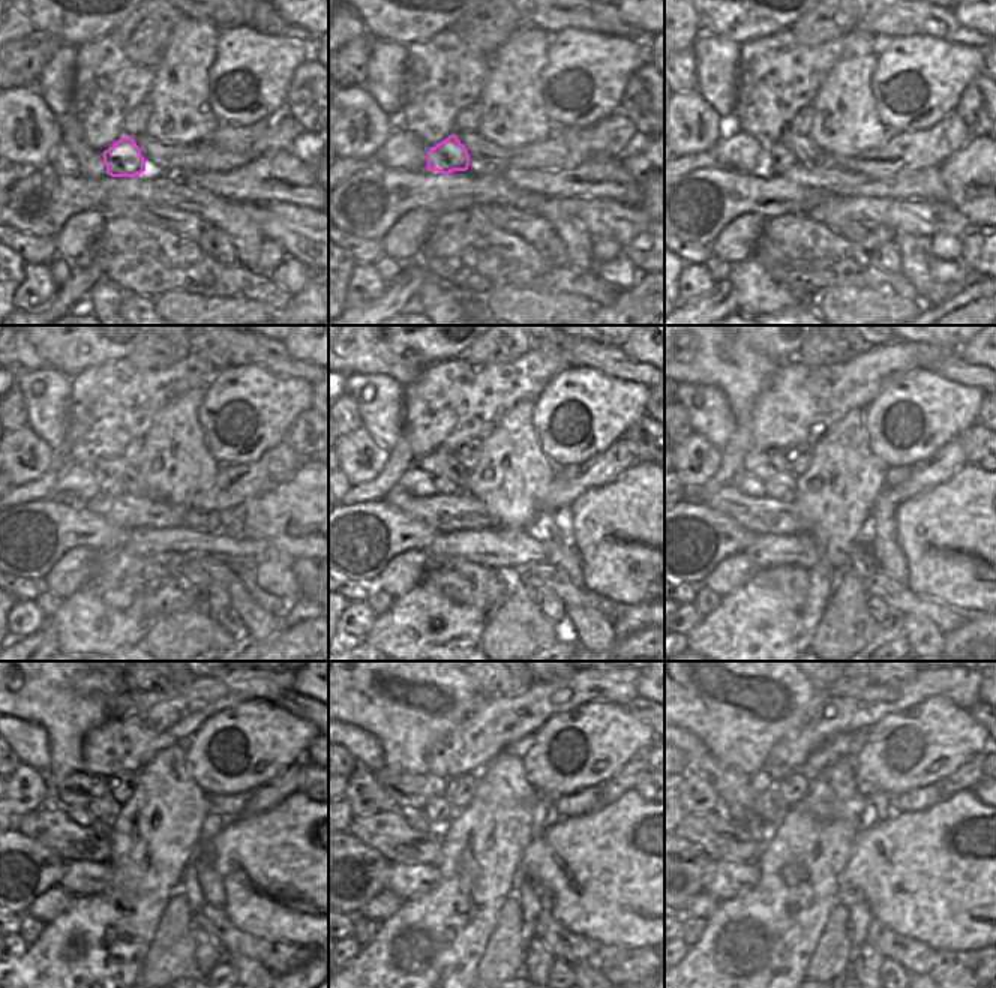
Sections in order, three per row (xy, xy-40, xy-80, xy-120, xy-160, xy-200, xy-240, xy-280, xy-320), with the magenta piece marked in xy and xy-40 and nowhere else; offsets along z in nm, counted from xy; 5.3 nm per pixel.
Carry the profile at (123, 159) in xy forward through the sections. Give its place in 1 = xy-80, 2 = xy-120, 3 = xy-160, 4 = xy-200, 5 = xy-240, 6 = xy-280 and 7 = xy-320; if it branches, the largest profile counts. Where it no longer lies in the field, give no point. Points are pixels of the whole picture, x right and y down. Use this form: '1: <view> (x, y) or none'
1: xy-80 (779, 158)
2: xy-120 (107, 488)
3: xy-160 (441, 486)
4: xy-200 (774, 489)
5: xy-240 (104, 810)
6: xy-280 (438, 810)
7: xy-320 (770, 807)

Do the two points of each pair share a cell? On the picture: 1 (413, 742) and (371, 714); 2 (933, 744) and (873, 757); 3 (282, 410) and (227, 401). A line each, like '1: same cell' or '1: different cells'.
1: same cell
2: same cell
3: same cell

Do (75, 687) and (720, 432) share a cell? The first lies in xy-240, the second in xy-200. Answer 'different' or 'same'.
different

